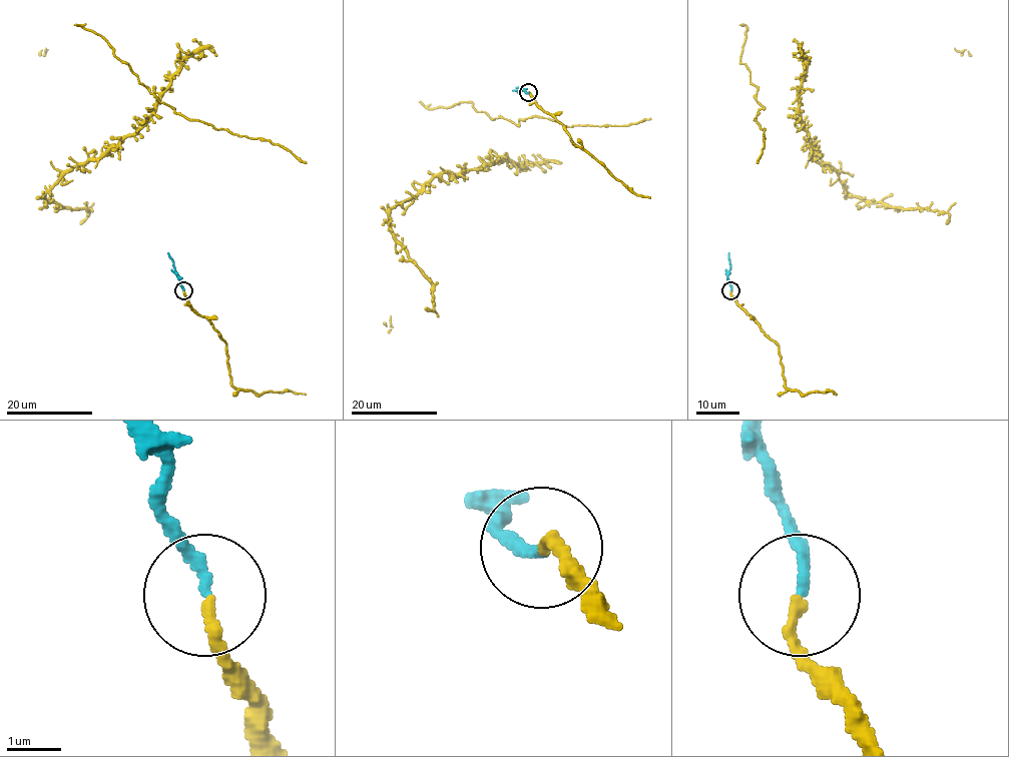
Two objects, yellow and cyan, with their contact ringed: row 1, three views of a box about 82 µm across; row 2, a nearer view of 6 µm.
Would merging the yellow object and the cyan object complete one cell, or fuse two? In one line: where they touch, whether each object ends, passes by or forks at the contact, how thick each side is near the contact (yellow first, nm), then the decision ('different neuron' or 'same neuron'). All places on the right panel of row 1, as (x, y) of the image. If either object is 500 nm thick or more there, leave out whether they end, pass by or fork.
place (730, 290); yellow ends; cyan ends; calibres 190 and 190 nm; same neuron

